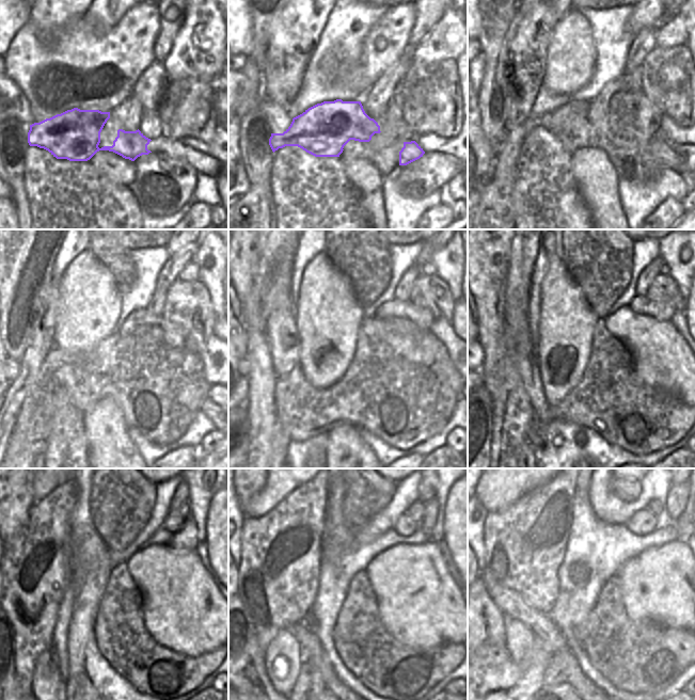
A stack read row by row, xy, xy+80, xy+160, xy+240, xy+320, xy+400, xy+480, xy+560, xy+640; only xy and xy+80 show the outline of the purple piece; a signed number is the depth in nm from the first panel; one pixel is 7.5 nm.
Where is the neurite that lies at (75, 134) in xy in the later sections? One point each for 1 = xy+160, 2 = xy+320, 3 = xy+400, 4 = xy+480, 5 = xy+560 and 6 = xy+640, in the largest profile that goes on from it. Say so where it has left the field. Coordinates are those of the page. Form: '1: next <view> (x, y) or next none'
1: next xy+160 (663, 153)
2: next none
3: next none
4: next none
5: next none
6: next none

